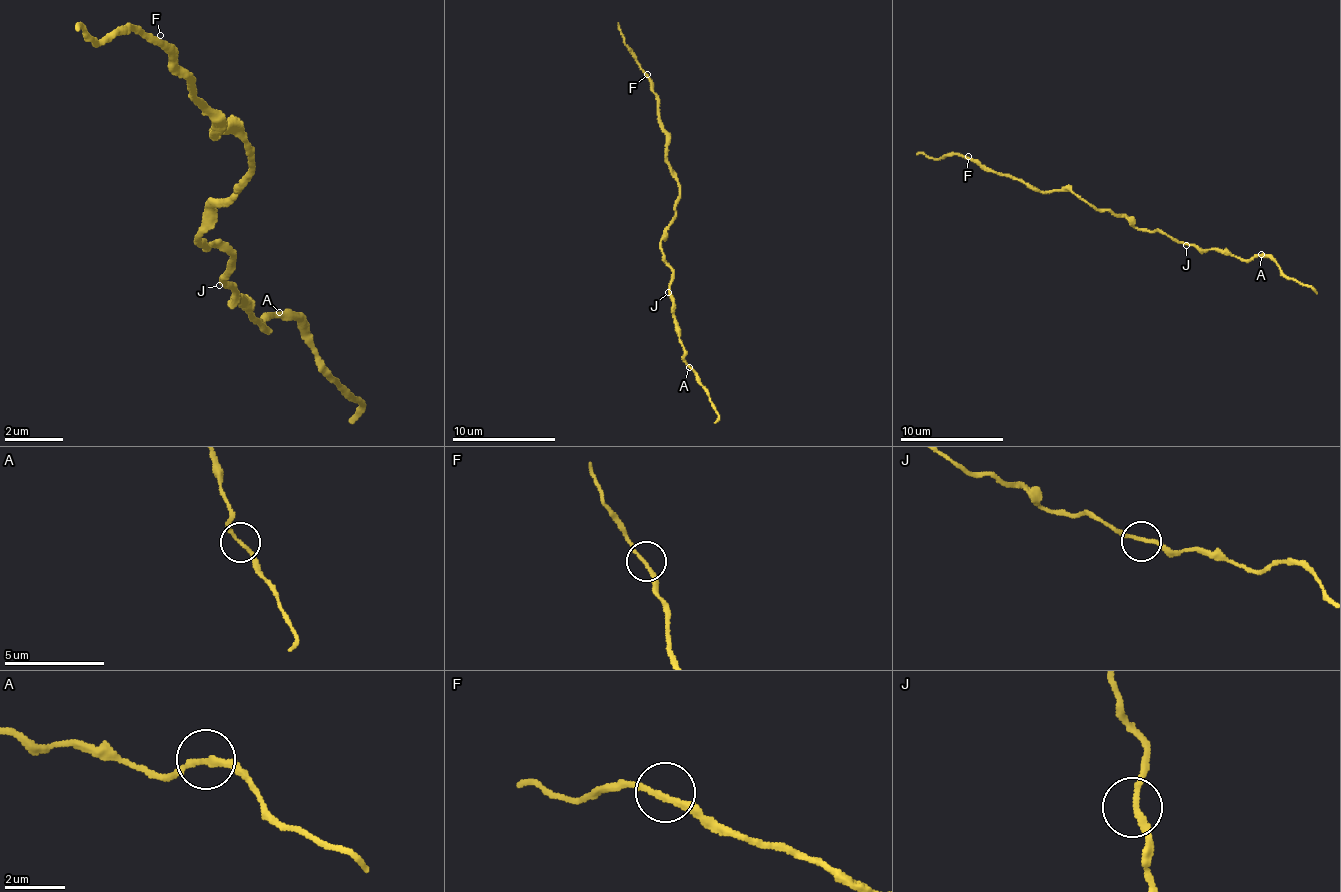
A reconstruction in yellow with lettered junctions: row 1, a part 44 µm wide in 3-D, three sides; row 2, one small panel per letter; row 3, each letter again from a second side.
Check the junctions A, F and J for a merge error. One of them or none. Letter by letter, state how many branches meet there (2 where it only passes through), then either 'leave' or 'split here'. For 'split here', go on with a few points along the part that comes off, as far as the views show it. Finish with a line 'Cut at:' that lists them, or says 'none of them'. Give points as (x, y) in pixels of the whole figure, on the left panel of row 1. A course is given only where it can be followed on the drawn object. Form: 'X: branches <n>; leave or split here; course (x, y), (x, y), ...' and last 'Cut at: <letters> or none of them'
A: branches 2; leave
F: branches 2; leave
J: branches 2; leave
Cut at: none of them

